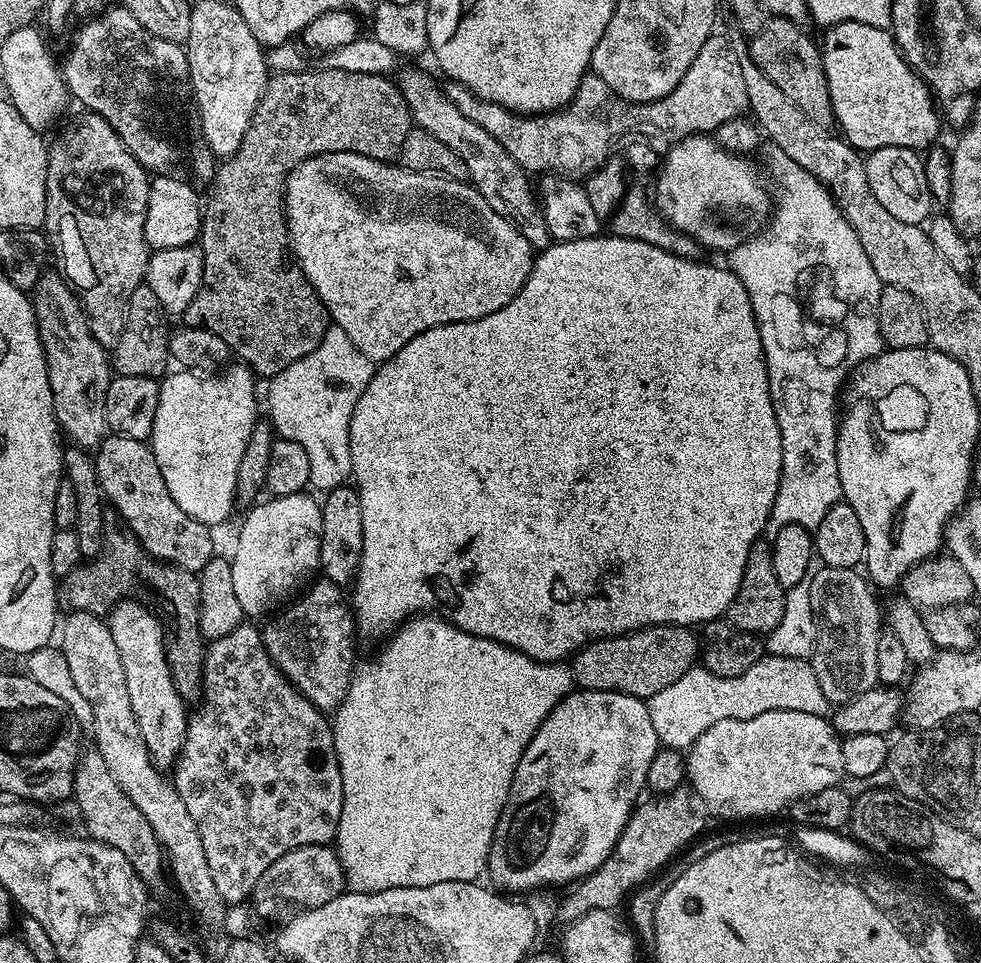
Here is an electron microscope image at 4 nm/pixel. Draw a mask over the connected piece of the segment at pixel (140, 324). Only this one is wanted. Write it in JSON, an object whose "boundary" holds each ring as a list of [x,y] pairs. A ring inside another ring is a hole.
{"boundary":[[[145,282],[130,294],[128,313],[122,326],[122,334],[116,347],[111,349],[110,364],[117,376],[150,376],[160,378],[169,371],[170,357],[168,355],[169,313],[164,311],[162,302],[158,302],[154,290]]]}

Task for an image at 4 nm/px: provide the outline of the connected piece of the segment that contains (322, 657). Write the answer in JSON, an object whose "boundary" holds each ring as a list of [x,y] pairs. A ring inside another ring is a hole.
{"boundary":[[[323,578],[317,580],[317,584],[314,585],[313,588],[310,589],[309,592],[306,593],[305,596],[297,602],[297,604],[289,603],[287,607],[285,607],[283,610],[280,610],[285,610],[285,612],[277,611],[275,615],[271,617],[271,619],[273,618],[273,620],[270,621],[268,625],[263,625],[262,631],[264,634],[264,645],[266,646],[266,650],[270,654],[270,658],[278,666],[278,670],[281,672],[281,674],[283,674],[284,677],[286,677],[287,680],[289,680],[290,683],[295,688],[297,688],[298,691],[300,691],[301,694],[306,699],[308,699],[310,703],[313,704],[313,706],[315,706],[315,708],[318,708],[321,712],[328,714],[331,713],[333,710],[339,708],[340,705],[343,704],[345,698],[348,697],[348,686],[352,683],[352,678],[354,675],[354,667],[352,668],[352,663],[354,663],[356,660],[356,636],[358,637],[358,629],[354,621],[354,613],[351,607],[349,607],[349,605],[346,603],[345,593],[344,596],[342,593],[340,593],[343,592],[341,585],[335,584],[334,582],[330,582],[329,580]]]}

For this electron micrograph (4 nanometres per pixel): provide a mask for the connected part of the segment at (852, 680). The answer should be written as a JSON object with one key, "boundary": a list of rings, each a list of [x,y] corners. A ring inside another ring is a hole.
{"boundary":[[[817,567],[810,576],[810,606],[816,615],[816,649],[810,663],[826,694],[829,705],[839,706],[866,694],[866,690],[877,687],[878,642],[882,631],[882,604],[876,601],[873,585],[856,568]]]}

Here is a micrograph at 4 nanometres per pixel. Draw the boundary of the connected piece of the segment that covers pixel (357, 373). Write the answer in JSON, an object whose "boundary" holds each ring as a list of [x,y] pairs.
{"boundary":[[[329,326],[322,342],[306,354],[306,358],[298,358],[298,362],[290,362],[286,370],[282,370],[276,376],[267,381],[268,384],[268,408],[272,411],[270,423],[275,435],[281,440],[298,442],[302,450],[306,450],[310,457],[309,485],[314,489],[339,488],[344,480],[353,475],[352,459],[350,458],[350,418],[354,418],[354,406],[358,406],[358,398],[362,398],[362,390],[370,386],[370,378],[374,371],[374,362],[350,342],[346,330]]]}

